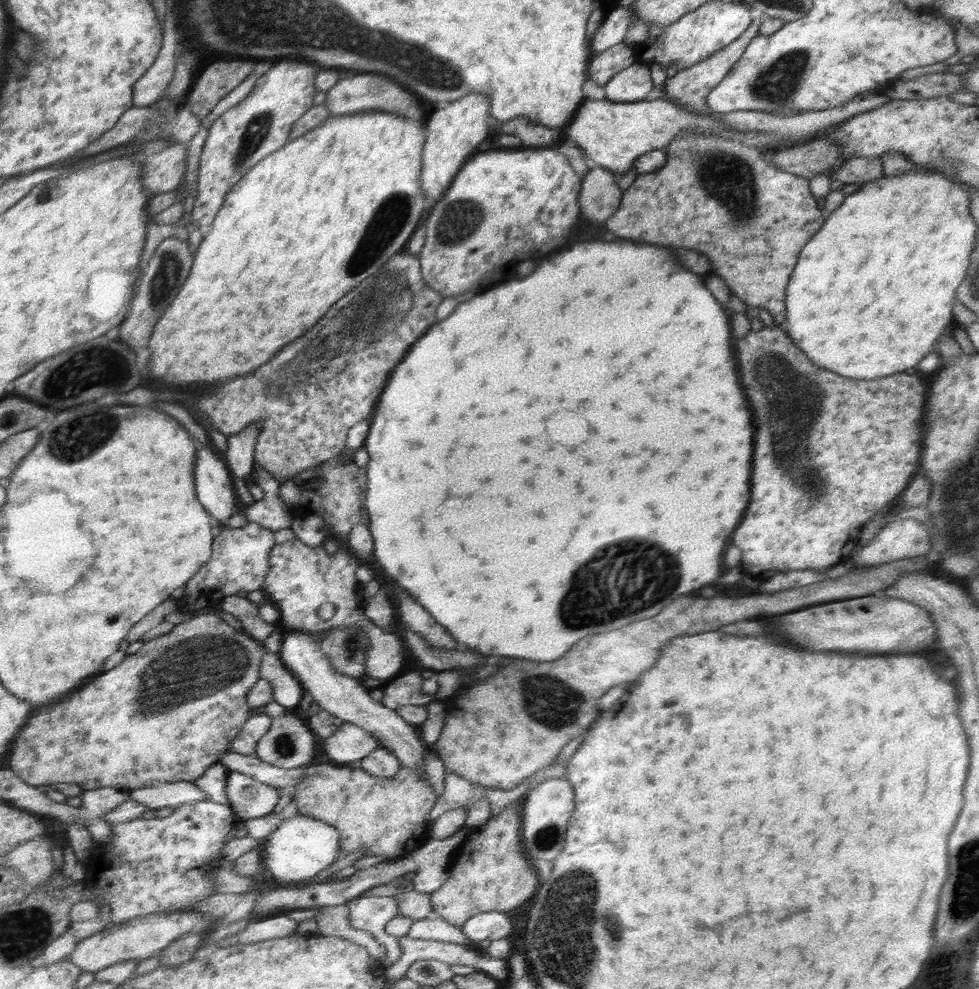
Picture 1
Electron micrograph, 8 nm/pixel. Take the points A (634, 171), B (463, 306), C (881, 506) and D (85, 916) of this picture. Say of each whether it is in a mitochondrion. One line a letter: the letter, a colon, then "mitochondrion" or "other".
A: other
B: other
C: other
D: other

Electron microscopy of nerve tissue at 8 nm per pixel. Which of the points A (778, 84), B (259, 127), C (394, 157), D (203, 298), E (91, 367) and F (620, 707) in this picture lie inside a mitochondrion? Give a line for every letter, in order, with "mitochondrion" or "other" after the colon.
A: mitochondrion
B: mitochondrion
C: other
D: other
E: mitochondrion
F: other

